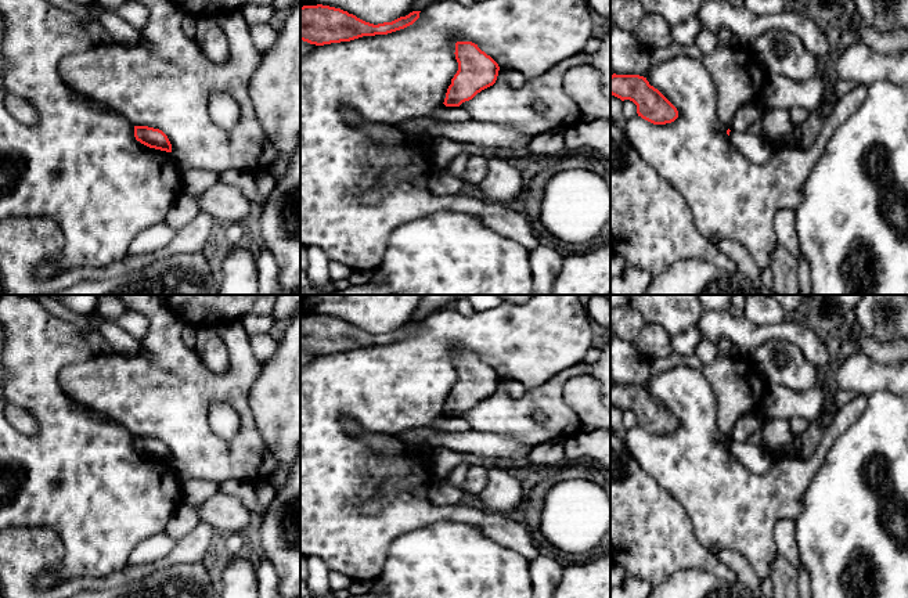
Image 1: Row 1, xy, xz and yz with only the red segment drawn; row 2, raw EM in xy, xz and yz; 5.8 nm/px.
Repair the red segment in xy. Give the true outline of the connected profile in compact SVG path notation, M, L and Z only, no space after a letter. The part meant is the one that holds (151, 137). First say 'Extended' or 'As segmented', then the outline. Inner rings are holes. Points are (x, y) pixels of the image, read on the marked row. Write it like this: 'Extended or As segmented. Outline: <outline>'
As segmented. Outline: M134 126L134 137L137 141L149 148L172 152L172 144L167 136L159 129L148 126Z

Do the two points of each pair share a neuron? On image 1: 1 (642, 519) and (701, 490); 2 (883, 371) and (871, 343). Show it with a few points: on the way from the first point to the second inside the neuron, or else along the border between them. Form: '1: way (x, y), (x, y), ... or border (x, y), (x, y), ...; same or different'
1: border (654, 479), (684, 508), (692, 530); different
2: border (858, 349), (878, 361), (893, 364); different

